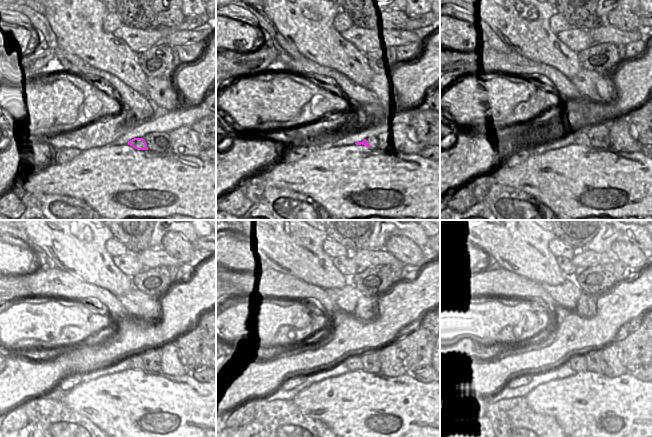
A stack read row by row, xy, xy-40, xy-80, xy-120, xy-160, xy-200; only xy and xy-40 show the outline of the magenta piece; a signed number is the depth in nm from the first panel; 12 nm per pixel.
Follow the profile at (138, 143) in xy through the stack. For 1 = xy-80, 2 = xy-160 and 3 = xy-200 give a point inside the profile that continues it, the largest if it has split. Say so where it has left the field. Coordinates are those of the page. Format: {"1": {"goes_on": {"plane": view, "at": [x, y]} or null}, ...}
{"1": {"goes_on": {"plane": "xy-80", "at": [581, 137]}}, "2": {"goes_on": {"plane": "xy-160", "at": [353, 362]}}, "3": {"goes_on": {"plane": "xy-200", "at": [577, 362]}}}

